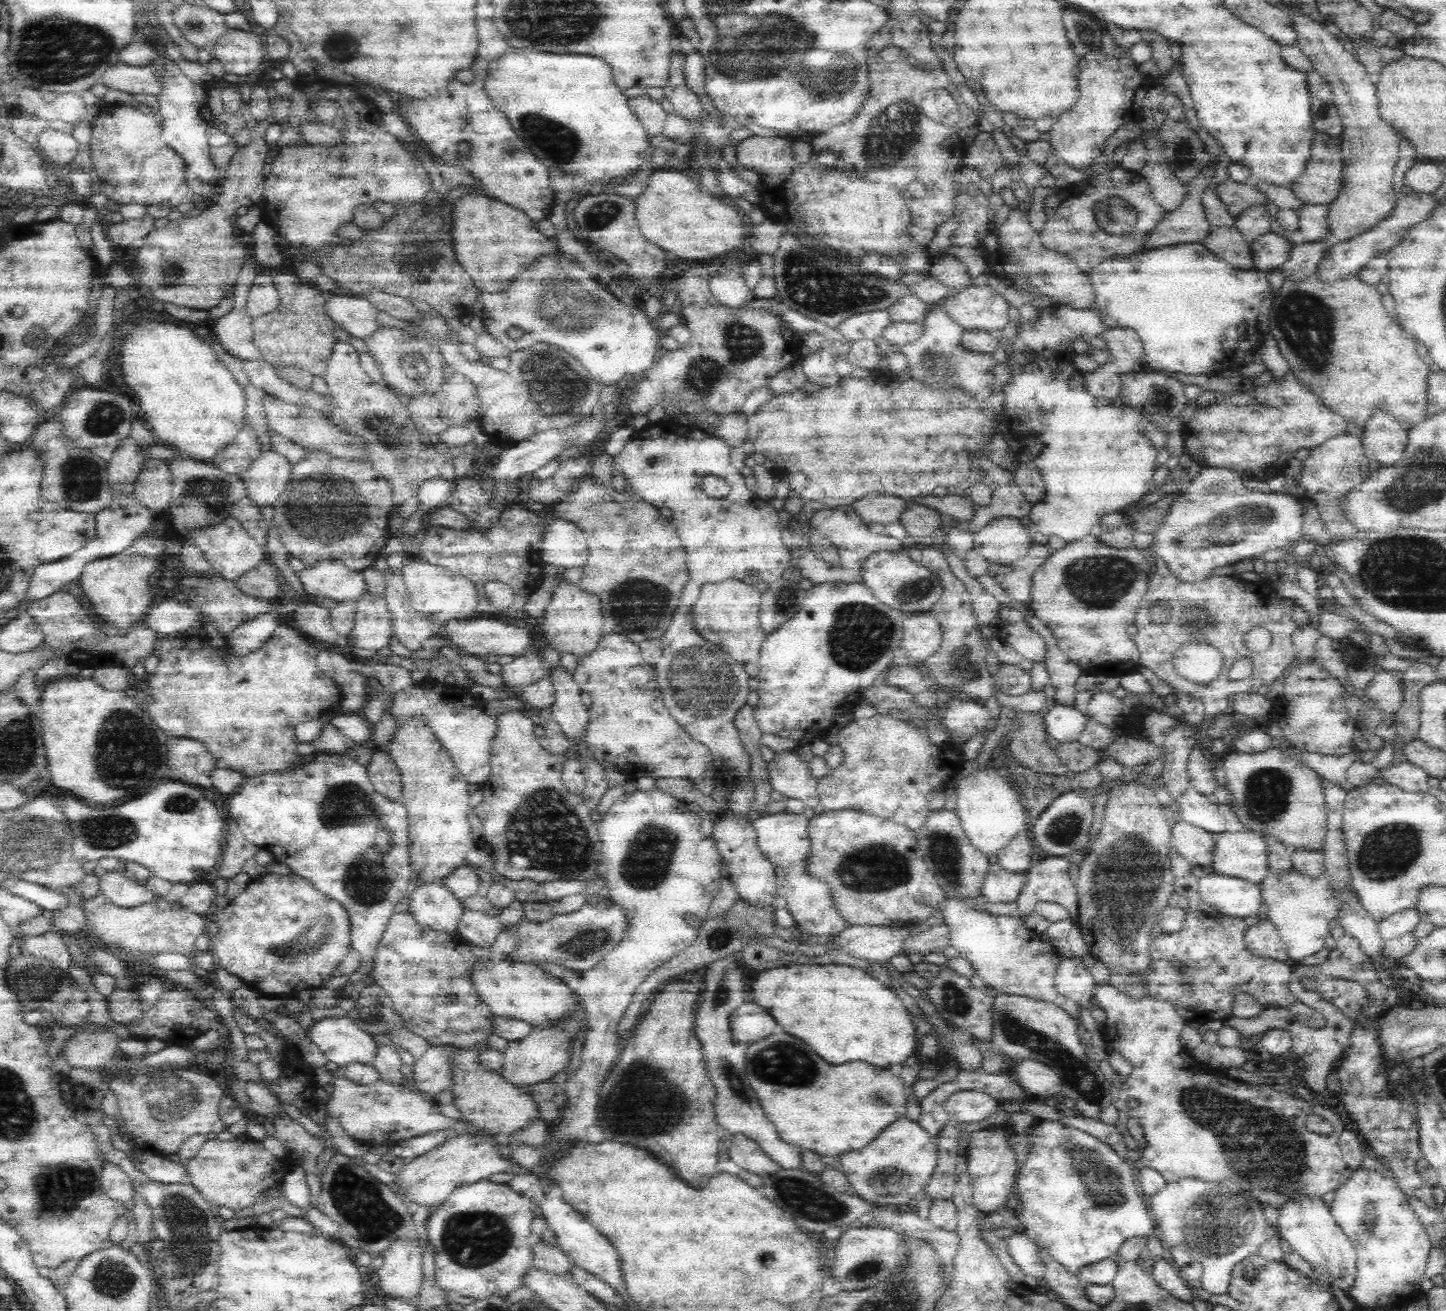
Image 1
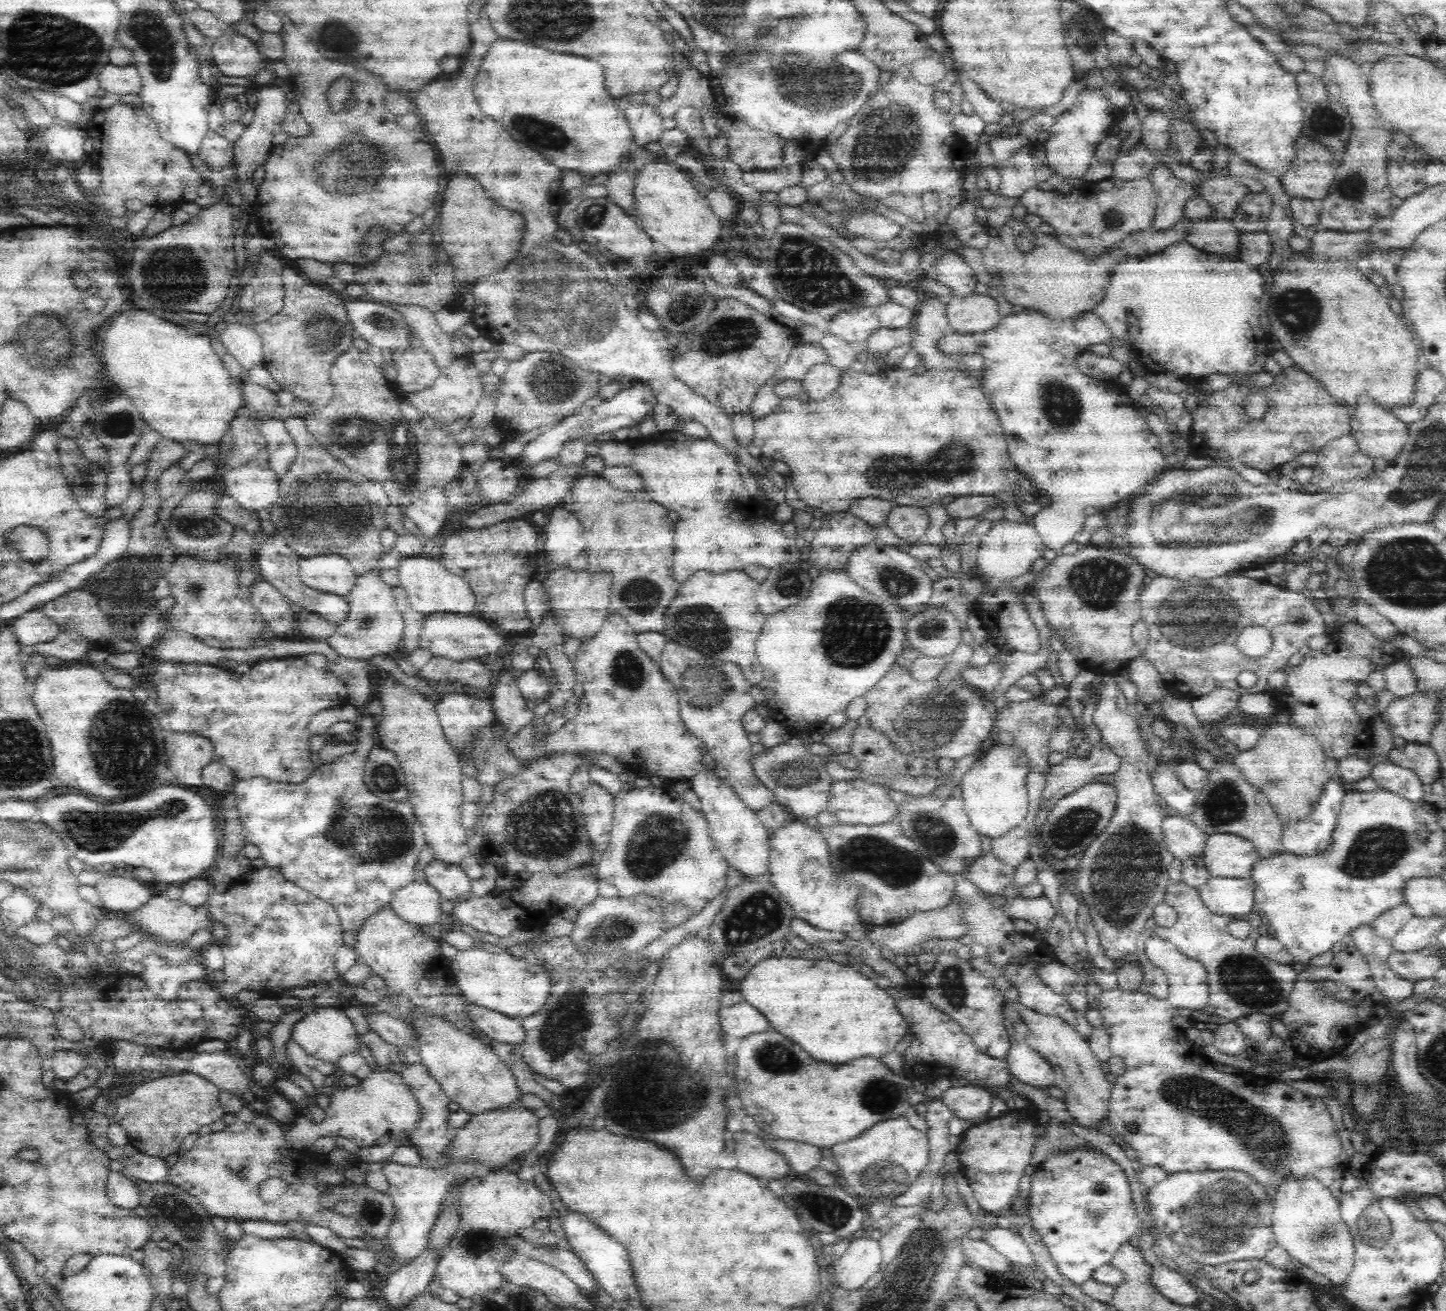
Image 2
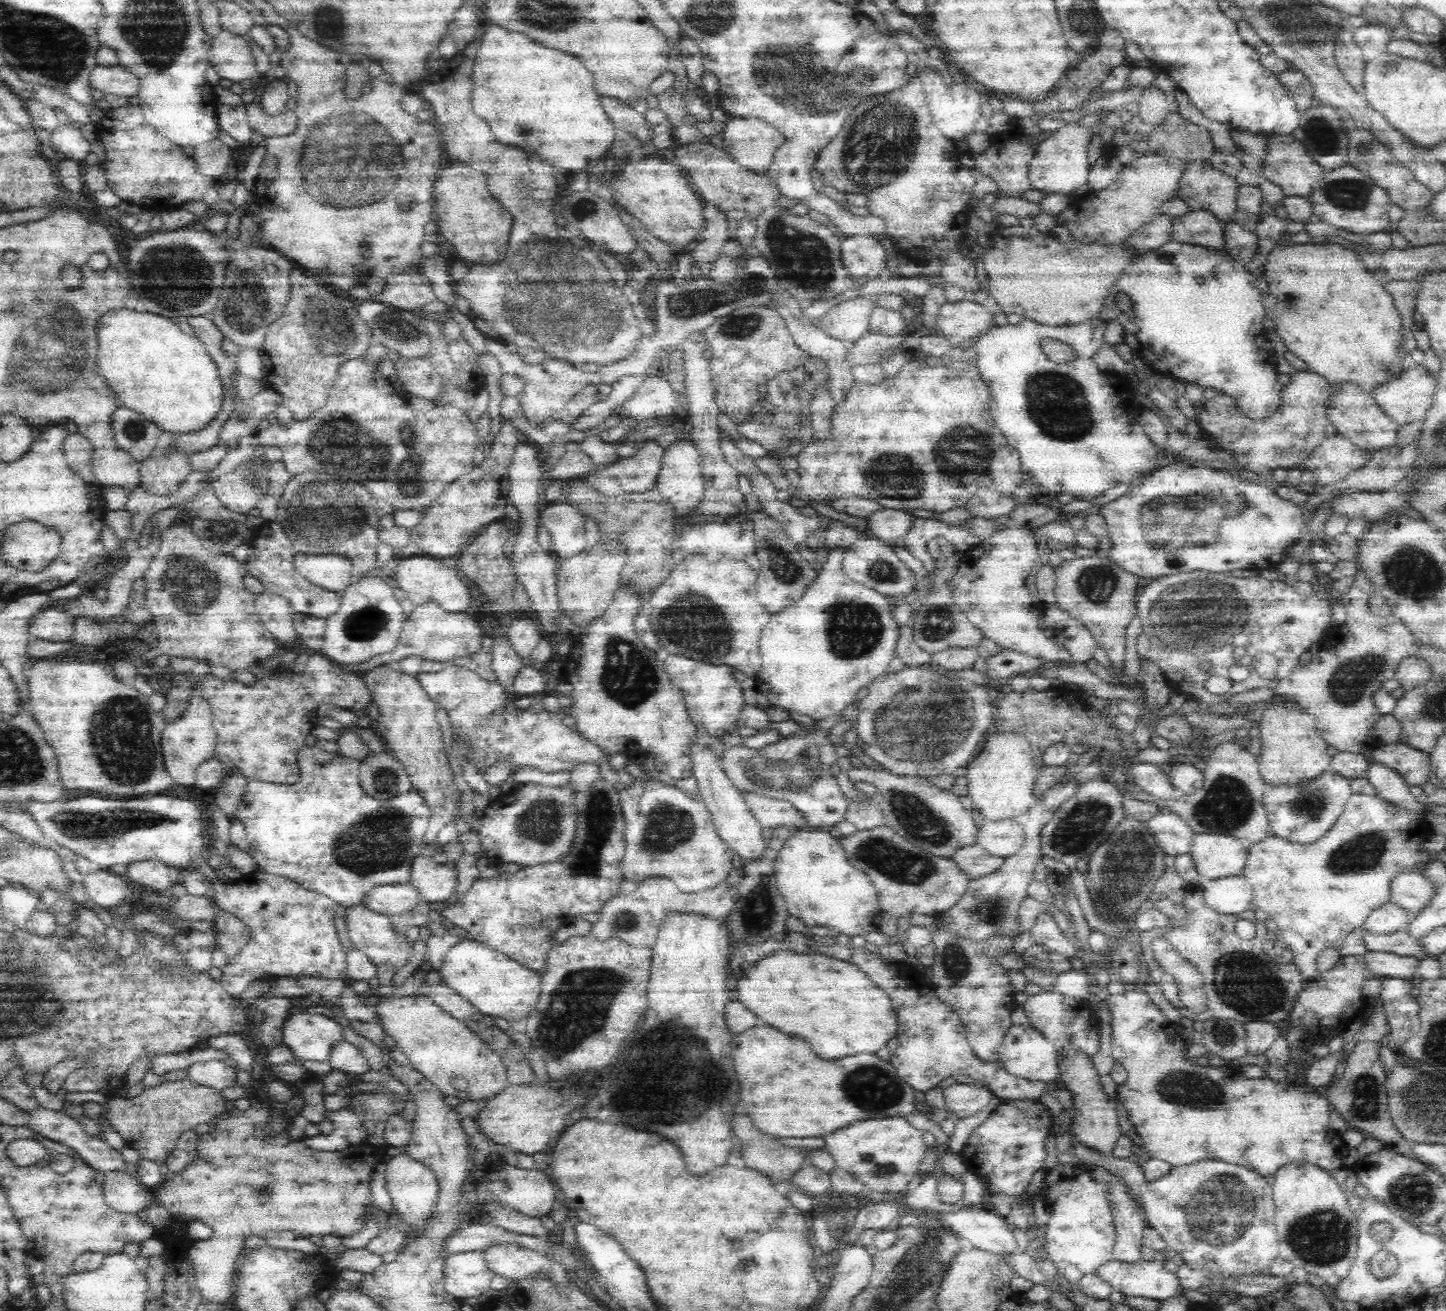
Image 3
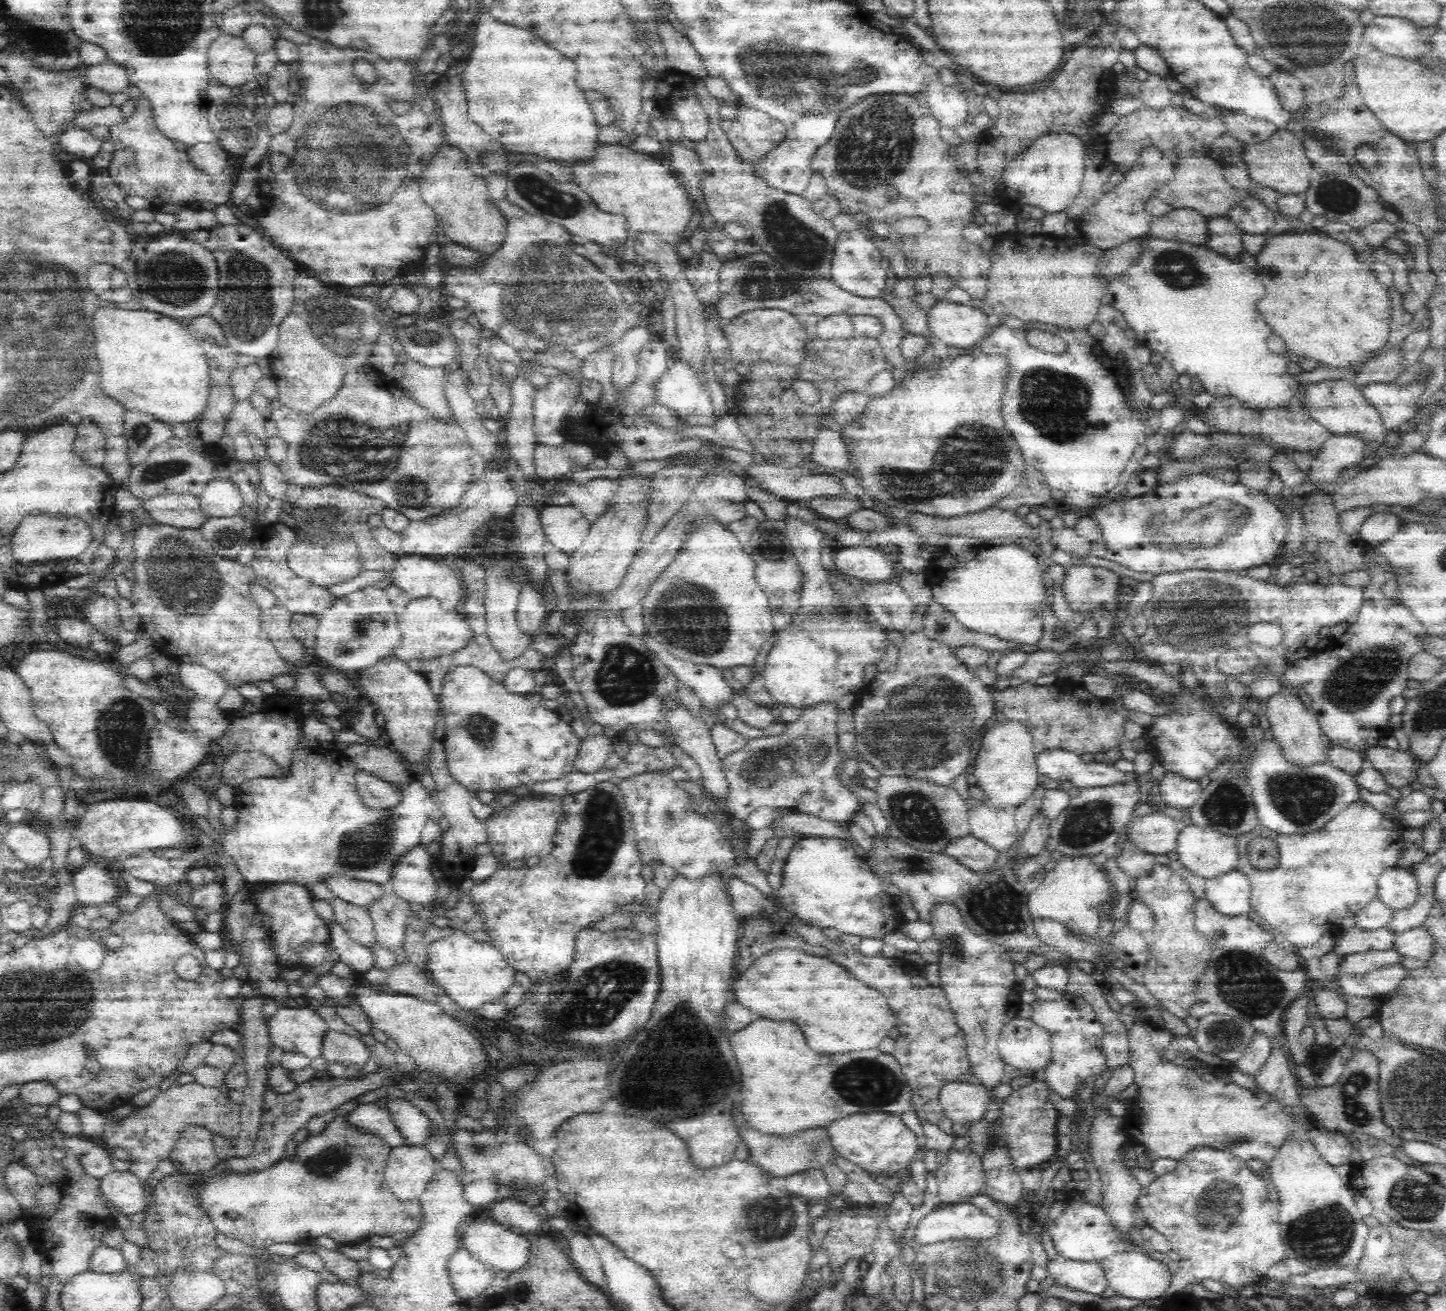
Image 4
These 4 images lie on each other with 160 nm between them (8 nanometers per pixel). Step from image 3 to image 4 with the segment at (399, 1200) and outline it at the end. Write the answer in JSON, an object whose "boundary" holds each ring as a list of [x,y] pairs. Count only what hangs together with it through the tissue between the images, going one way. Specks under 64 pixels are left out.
{"boundary":[[[404,1144],[393,1148],[385,1169],[386,1185],[399,1199],[420,1198],[433,1180],[437,1165],[425,1146]]]}

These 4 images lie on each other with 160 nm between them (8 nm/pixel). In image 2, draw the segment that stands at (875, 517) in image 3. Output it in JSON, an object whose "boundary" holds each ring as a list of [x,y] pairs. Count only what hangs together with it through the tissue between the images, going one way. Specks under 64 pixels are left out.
{"boundary":[[[895,505],[886,515],[884,524],[894,532],[894,536],[901,538],[902,543],[911,546],[927,543],[925,538],[929,527],[927,509]]]}

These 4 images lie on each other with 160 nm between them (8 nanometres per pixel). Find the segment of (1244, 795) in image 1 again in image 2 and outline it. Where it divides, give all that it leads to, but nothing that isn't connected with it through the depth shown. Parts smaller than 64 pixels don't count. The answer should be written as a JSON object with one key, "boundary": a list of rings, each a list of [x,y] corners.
{"boundary":[[[1273,717],[1268,720],[1270,722],[1265,724],[1264,728],[1259,732],[1260,736],[1256,746],[1252,750],[1238,753],[1234,761],[1236,761],[1238,769],[1240,769],[1240,773],[1244,773],[1246,781],[1250,782],[1253,787],[1260,789],[1266,799],[1272,803],[1280,822],[1290,819],[1298,820],[1310,812],[1312,804],[1318,800],[1326,781],[1331,779],[1328,768],[1326,768],[1329,757],[1326,756],[1317,737],[1313,733],[1306,731],[1304,727],[1292,725],[1290,722],[1280,724]]]}

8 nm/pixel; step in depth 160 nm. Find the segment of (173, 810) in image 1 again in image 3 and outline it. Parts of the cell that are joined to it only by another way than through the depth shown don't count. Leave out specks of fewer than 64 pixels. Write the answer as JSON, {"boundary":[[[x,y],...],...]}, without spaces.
{"boundary":[[[80,796],[68,802],[41,803],[26,801],[21,804],[21,811],[29,814],[41,828],[47,841],[56,842],[78,856],[98,865],[102,871],[112,871],[112,866],[122,864],[128,866],[141,860],[160,860],[174,865],[186,873],[192,862],[201,861],[208,856],[206,842],[203,837],[205,811],[198,804],[186,798],[168,798],[168,796],[152,796],[138,800],[120,800],[120,798],[98,798],[98,796]]]}

